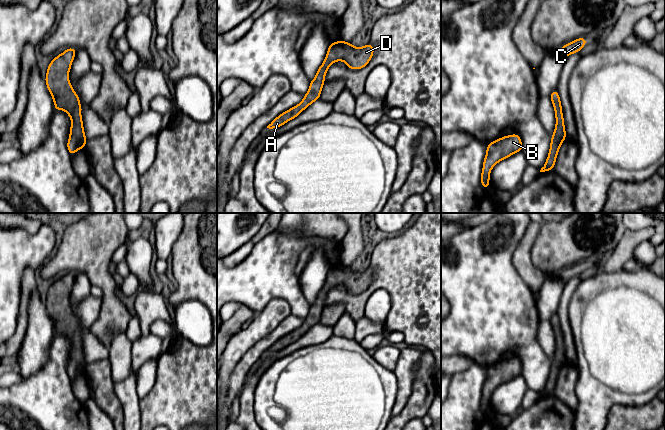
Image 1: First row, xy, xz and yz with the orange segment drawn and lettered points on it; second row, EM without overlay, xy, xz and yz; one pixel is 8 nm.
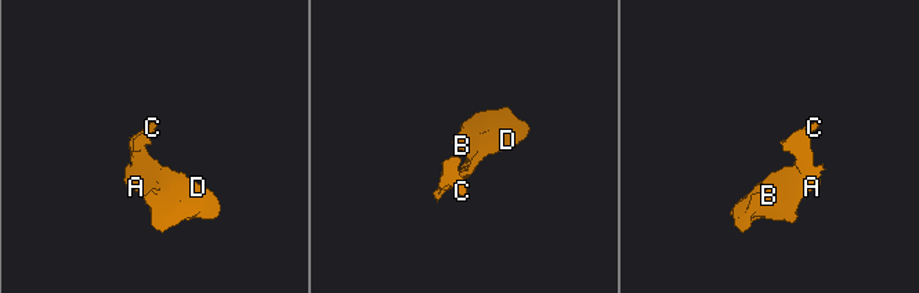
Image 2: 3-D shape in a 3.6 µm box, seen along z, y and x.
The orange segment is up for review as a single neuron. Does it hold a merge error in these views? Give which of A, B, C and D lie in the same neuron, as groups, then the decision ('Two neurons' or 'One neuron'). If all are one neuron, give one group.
Groups: A B C D. One neuron

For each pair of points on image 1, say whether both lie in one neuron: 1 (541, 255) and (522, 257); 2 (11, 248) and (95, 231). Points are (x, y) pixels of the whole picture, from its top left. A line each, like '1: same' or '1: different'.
1: different
2: different

